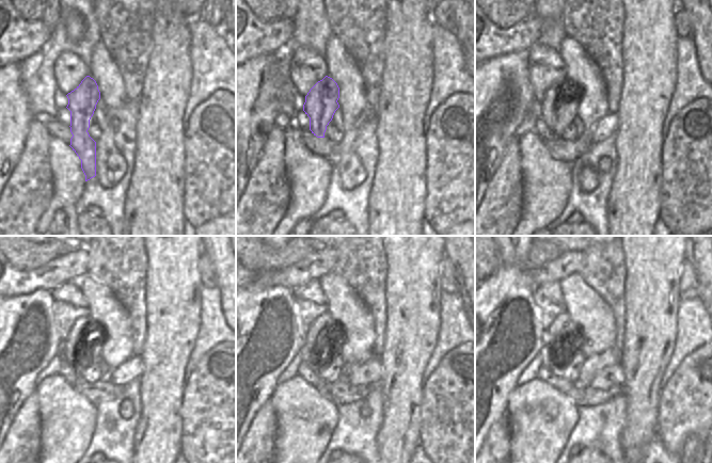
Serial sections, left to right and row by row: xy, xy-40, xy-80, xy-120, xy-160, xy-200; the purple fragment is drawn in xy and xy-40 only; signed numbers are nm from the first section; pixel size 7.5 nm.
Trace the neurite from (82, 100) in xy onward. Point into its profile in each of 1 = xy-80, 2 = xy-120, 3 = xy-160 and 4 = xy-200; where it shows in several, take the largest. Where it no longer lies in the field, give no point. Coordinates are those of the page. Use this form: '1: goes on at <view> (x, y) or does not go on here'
1: goes on at xy-80 (558, 108)
2: goes on at xy-120 (82, 345)
3: goes on at xy-160 (322, 340)
4: goes on at xy-200 (560, 331)

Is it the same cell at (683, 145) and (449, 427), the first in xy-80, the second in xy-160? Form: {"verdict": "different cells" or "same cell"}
{"verdict": "same cell"}

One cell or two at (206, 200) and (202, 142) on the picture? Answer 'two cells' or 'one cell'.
one cell

